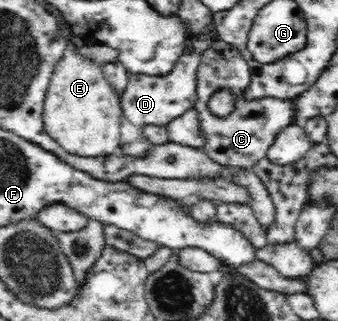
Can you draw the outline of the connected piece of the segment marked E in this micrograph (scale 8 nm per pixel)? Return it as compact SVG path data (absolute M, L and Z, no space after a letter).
M77 38L67 40L67 48L62 59L56 63L48 83L48 89L43 103L43 129L60 147L69 154L82 157L109 156L118 152L120 147L120 119L122 108L120 93L114 91L103 72L103 65L84 57L77 47Z

